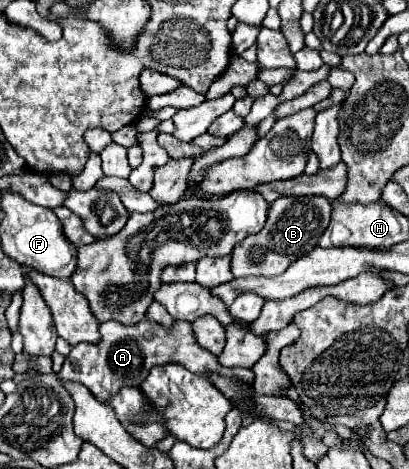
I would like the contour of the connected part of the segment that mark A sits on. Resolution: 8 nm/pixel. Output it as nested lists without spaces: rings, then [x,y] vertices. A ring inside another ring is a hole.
[[[143,319],[135,325],[123,325],[119,321],[105,321],[99,325],[101,341],[99,343],[79,343],[71,349],[71,353],[65,357],[63,369],[57,373],[59,379],[65,381],[77,381],[83,383],[99,401],[107,401],[107,397],[115,395],[121,387],[139,387],[149,371],[157,365],[165,363],[179,363],[185,365],[189,371],[205,373],[205,371],[217,371],[223,375],[235,375],[239,381],[249,383],[253,381],[251,369],[225,369],[219,365],[217,357],[213,353],[207,353],[207,349],[199,347],[189,321],[177,321],[173,329],[163,329],[161,325]]]

